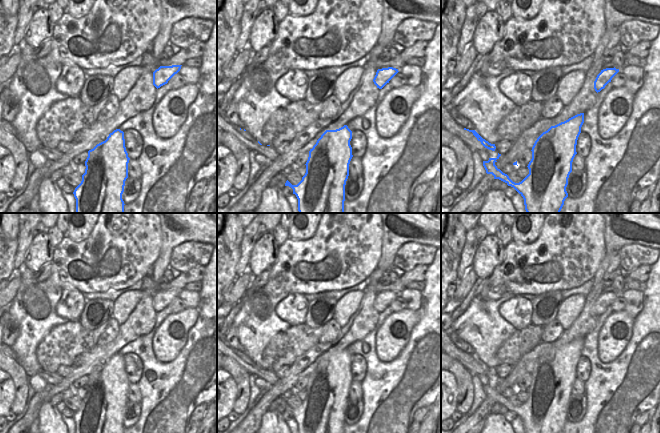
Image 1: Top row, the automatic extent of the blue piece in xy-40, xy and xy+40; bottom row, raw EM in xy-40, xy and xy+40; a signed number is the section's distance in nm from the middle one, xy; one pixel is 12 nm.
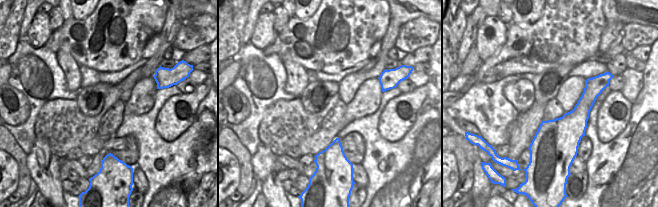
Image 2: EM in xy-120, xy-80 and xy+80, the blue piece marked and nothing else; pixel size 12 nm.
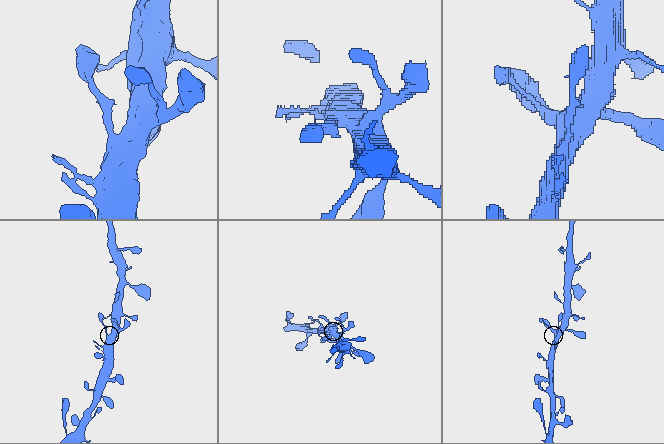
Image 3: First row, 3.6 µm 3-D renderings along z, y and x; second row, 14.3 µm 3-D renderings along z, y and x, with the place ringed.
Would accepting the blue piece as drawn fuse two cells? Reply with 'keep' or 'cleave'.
keep

